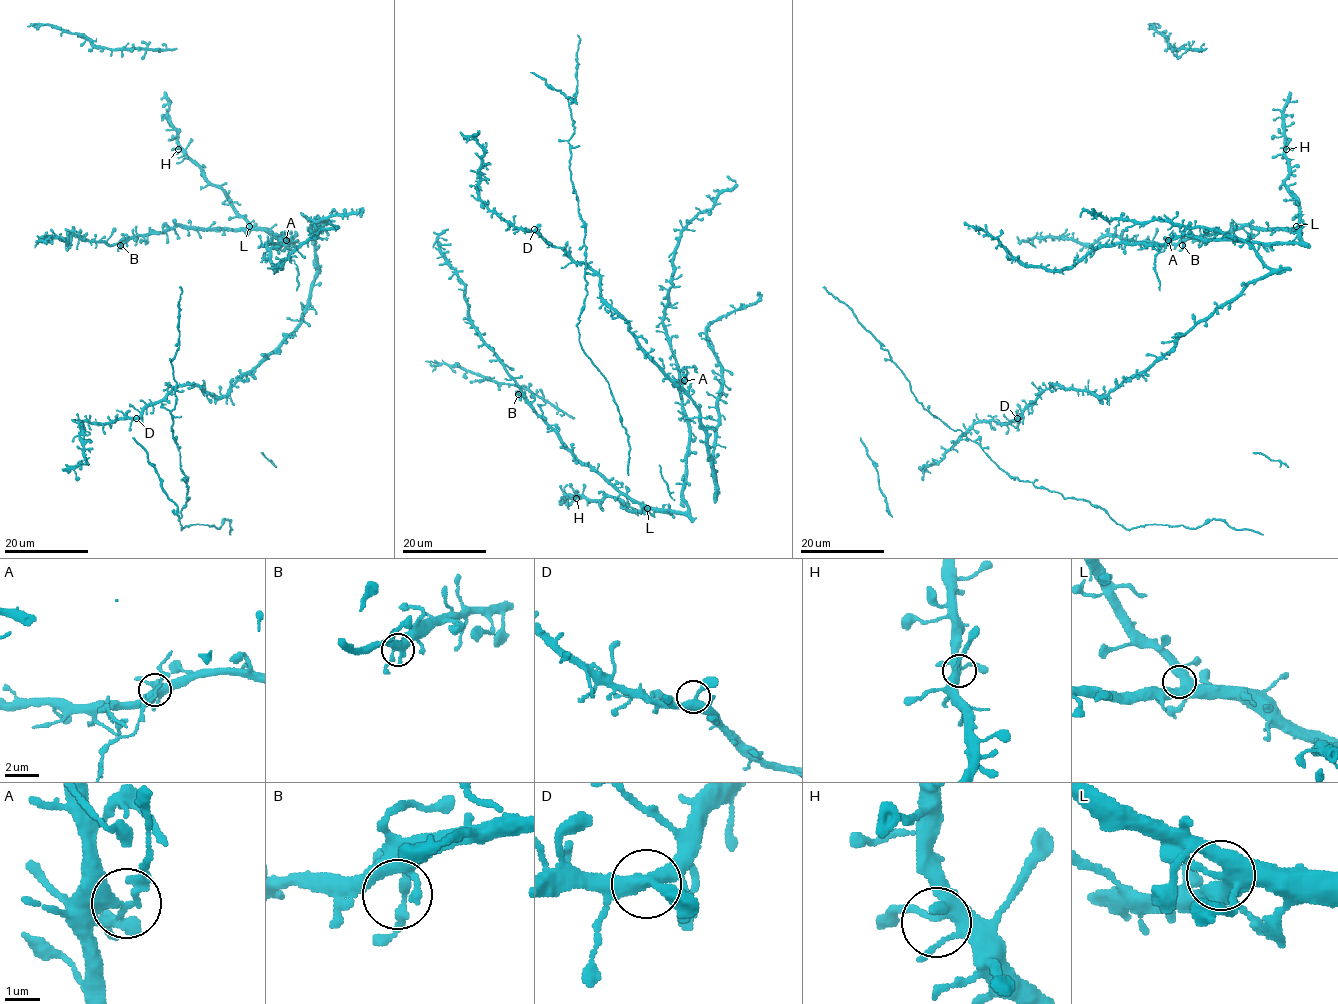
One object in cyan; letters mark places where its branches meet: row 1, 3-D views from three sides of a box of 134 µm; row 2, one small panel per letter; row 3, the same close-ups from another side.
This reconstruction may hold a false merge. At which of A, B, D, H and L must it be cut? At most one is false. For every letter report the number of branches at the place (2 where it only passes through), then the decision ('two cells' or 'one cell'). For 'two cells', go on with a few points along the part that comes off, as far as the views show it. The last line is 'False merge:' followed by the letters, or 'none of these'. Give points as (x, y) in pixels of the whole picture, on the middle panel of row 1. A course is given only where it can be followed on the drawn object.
A: branches 4; two cells; course (683, 380), (686, 368), (695, 366), (694, 372)
B: branches 3; one cell
D: branches 4; one cell
H: branches 5; one cell
L: branches 4; one cell
False merge: A

